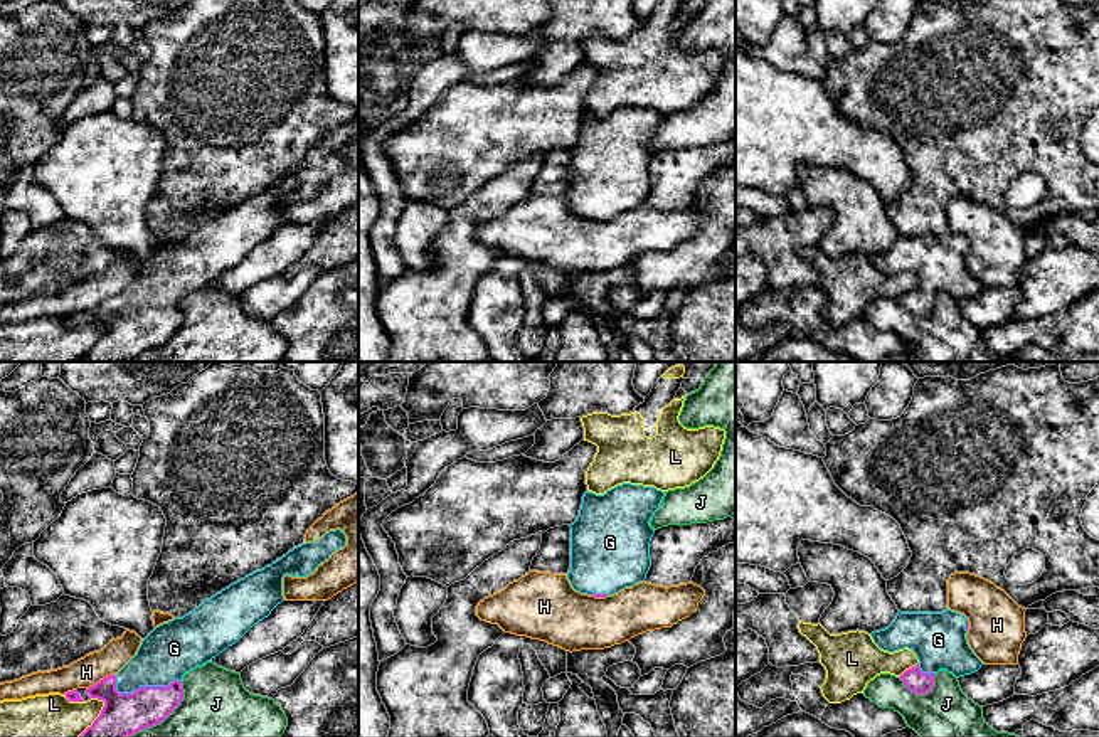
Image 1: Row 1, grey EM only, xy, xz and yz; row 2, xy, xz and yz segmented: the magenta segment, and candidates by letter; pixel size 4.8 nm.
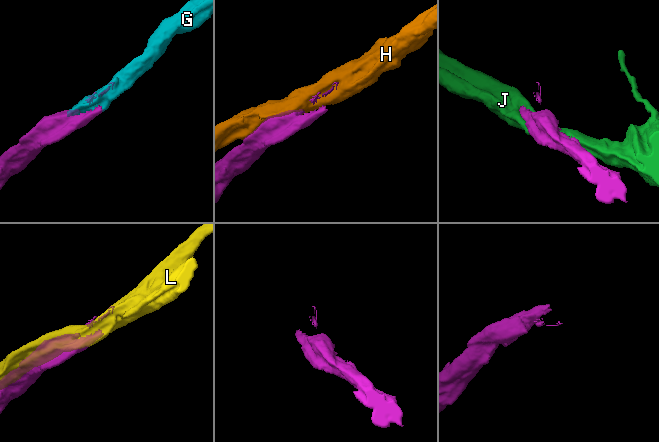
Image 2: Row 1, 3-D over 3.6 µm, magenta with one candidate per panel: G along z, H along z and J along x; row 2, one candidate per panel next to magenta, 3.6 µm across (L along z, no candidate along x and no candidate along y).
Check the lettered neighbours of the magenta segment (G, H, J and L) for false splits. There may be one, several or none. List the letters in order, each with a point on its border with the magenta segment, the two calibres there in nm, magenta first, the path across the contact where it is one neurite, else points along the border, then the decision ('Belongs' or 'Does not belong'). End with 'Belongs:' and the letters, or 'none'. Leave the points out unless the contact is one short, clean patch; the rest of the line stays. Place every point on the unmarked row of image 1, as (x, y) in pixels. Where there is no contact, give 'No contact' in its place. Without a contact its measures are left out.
G: Touches magenta at xy (142, 310). Thickness 200 nm (magenta) against 260 nm. Belongs
H: Touches magenta at xy (100, 303). Thickness 200 nm (magenta) against 140 nm. Does not belong
J: Touches magenta at yz (921, 317). Thickness 110 nm (magenta) against 320 nm. Does not belong
L: Touches magenta at yz (909, 291). Thickness 110 nm (magenta) against 220 nm. Does not belong
Belongs: G

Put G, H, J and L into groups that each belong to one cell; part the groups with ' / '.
G / H / J / L

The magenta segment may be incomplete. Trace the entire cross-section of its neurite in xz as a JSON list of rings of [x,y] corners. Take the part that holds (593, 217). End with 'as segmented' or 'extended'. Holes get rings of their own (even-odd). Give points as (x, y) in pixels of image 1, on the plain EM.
[[[623,106],[604,118],[586,114],[579,140],[571,146],[571,192],[574,214],[594,220],[618,217],[646,202],[651,190],[650,150],[665,114]]] | extended

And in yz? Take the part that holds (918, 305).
[[[946,232],[942,236],[897,236],[894,246],[870,259],[889,276],[909,271],[919,286],[899,301],[916,318],[932,315],[934,300],[948,293],[956,301],[978,294],[983,284],[968,268],[969,244],[964,237]]] | extended

